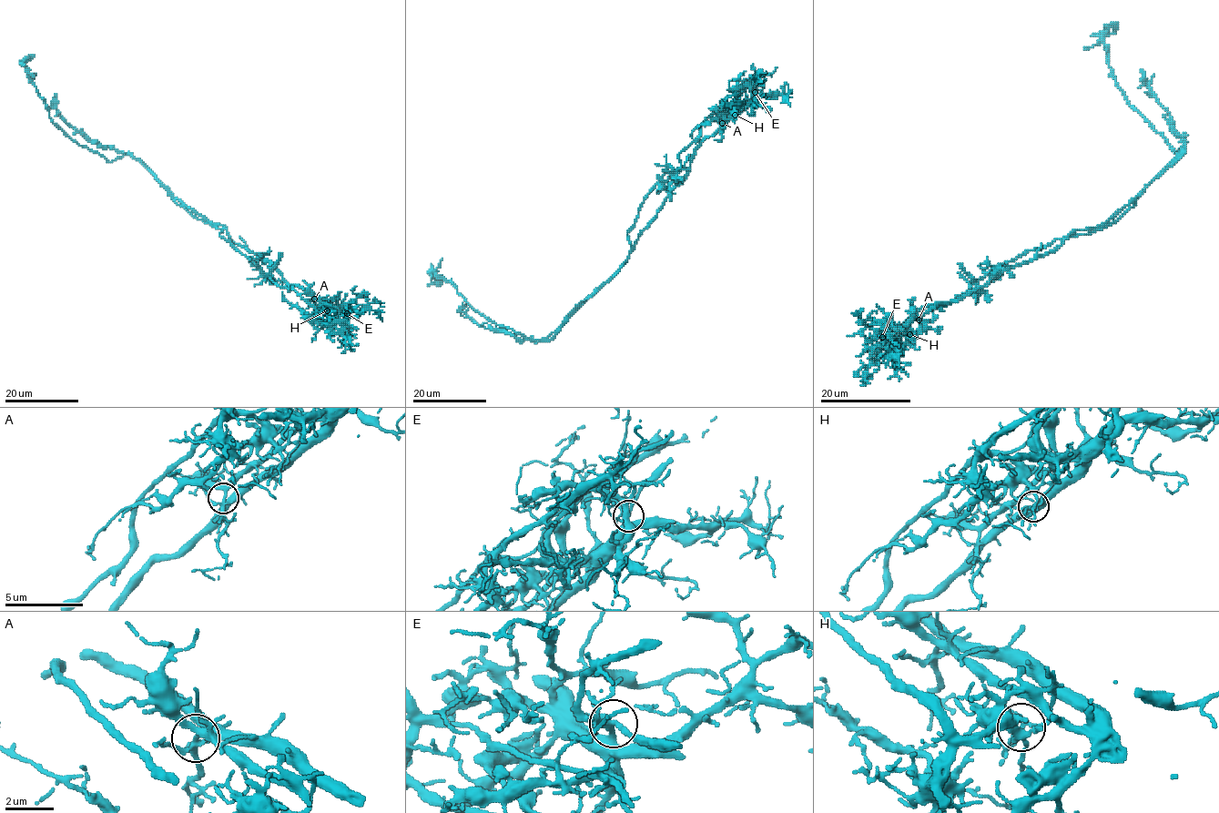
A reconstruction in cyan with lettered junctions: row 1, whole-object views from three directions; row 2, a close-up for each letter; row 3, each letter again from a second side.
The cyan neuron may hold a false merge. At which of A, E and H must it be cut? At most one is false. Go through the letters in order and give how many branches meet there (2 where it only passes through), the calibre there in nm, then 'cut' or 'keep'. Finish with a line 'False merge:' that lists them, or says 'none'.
A: branches 5; calibre 280 nm; keep
E: branches 5; calibre 280 nm; keep
H: branches 4; calibre 130 nm; cut
False merge: H

